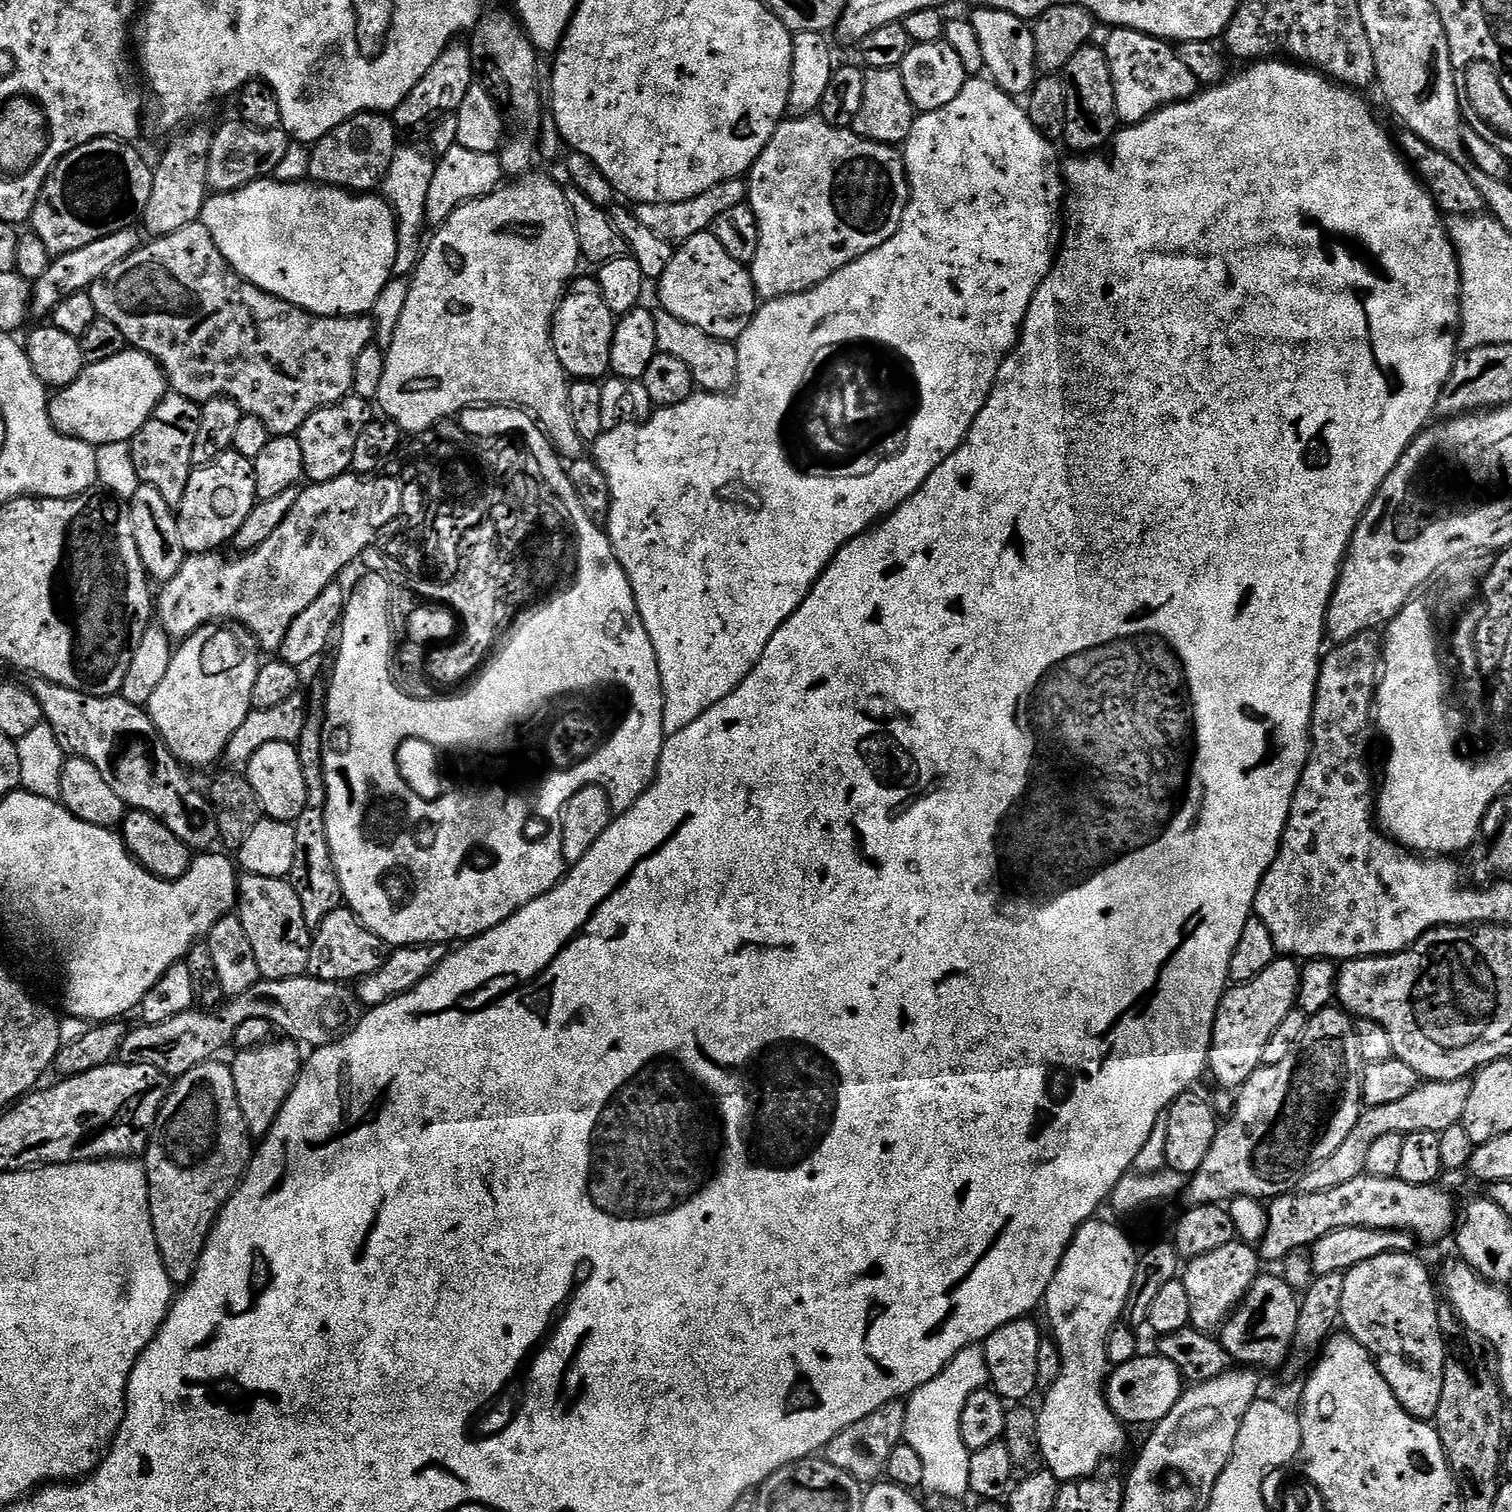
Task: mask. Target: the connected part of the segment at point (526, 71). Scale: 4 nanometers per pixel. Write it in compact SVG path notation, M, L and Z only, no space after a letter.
M507 7L505 8L496 8L493 12L492 9L486 10L480 15L480 21L477 22L474 31L471 33L471 36L473 36L472 40L470 39L470 47L477 57L489 56L492 59L492 64L496 67L501 82L508 87L508 104L512 107L512 122L510 118L510 127L499 146L498 155L505 177L519 178L533 167L532 159L536 160L538 156L537 144L540 141L543 108L538 96L537 71L538 64L542 60L538 55L538 50L530 42L530 38L524 33L524 27L520 25L519 19Z

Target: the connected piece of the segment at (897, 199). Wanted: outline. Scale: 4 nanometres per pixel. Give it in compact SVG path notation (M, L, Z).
M796 114L791 118L781 120L770 142L766 142L762 154L758 154L758 158L746 176L748 186L746 202L754 210L754 218L758 218L758 252L754 254L750 271L756 287L756 295L764 302L776 300L780 296L793 296L798 292L808 292L815 284L829 280L838 270L842 270L842 266L882 246L882 242L886 242L898 230L910 195L908 171L904 168L904 157L899 147L862 138L857 132L852 131L851 127L831 124L818 114Z

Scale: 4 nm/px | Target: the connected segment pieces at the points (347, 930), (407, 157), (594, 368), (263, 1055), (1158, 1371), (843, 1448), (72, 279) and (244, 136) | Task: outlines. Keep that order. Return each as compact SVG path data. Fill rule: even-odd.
M347 906L335 908L314 930L307 975L326 982L355 982L384 965L386 945Z
M427 143L404 144L396 149L390 162L390 170L386 170L386 178L382 185L382 195L396 215L396 241L398 254L394 262L394 273L397 277L407 277L415 269L420 260L422 240L420 235L426 229L426 198L430 194L430 181L434 179L434 170L438 156Z
M581 275L569 283L552 316L552 345L558 362L562 362L569 377L577 380L599 381L610 372L610 346L616 320L610 306L602 298L602 290L591 275Z
M280 1038L280 1041L259 1044L253 1048L239 1049L236 1057L230 1060L232 1077L234 1078L234 1090L238 1094L238 1106L242 1110L242 1118L248 1127L248 1134L253 1138L262 1138L274 1126L286 1098L290 1098L290 1090L294 1090L296 1079L302 1067L301 1045L295 1040Z
M1139 1354L1132 1361L1113 1367L1104 1385L1104 1396L1108 1399L1110 1410L1125 1426L1155 1426L1159 1420L1166 1418L1166 1414L1170 1414L1170 1410L1174 1410L1180 1393L1185 1391L1186 1381L1178 1366L1158 1354L1151 1355Z
M891 1400L886 1406L878 1406L878 1410L866 1414L866 1418L858 1418L854 1426L846 1426L822 1450L823 1459L830 1461L838 1470L846 1470L855 1480L876 1482L884 1476L886 1461L890 1459L894 1446L904 1439L906 1426L906 1404L904 1400Z
M132 226L120 228L116 232L106 234L101 240L86 242L86 246L78 246L78 250L70 250L66 254L55 257L46 270L46 274L42 274L42 278L38 278L31 285L31 315L33 317L51 317L53 310L64 296L91 289L94 281L101 280L106 274L106 270L110 270L110 266L118 266L118 262L122 262L122 258L134 254L134 250L140 247L142 236L139 231L136 233L136 230Z
M239 118L228 120L220 129L212 132L212 141L206 162L208 187L213 193L233 192L235 188L244 188L255 180L271 177L278 162L286 154L290 137L283 127L255 128L245 124Z

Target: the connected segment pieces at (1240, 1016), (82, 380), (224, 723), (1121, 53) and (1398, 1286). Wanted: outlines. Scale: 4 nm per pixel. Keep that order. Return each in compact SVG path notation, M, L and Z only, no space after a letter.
M1278 958L1258 978L1245 984L1229 987L1220 999L1212 1031L1212 1045L1208 1055L1208 1072L1224 1088L1238 1090L1262 1067L1262 1050L1270 1042L1270 1034L1278 1030L1282 1018L1296 1007L1300 985L1300 964L1292 958Z
M126 348L113 358L85 365L82 374L70 386L59 389L49 399L48 413L51 424L60 433L74 437L76 440L85 441L93 447L97 448L106 442L131 441L152 416L157 402L166 394L167 388L164 372L161 371L160 364L152 356L133 348Z
M235 622L203 624L194 635L173 651L166 676L154 690L146 711L160 731L165 746L181 764L204 768L207 764L214 763L219 756L221 759L225 755L234 730L238 730L238 726L246 722L249 712L253 711L254 678L258 678L261 663L262 649L252 637L252 631L244 624Z
M1113 27L1109 32L1112 33L1108 41L1103 41L1102 47L1110 66L1117 121L1125 125L1137 124L1156 109L1178 100L1188 100L1196 94L1198 83L1194 74L1178 58L1175 47L1169 41L1147 36L1133 28Z
M1391 1252L1390 1254L1378 1254L1378 1258L1370 1258L1366 1262L1358 1262L1358 1266L1354 1266L1351 1270L1344 1273L1346 1283L1342 1289L1342 1310L1340 1318L1347 1335L1355 1338L1357 1342L1363 1344L1368 1349L1373 1360L1375 1360L1378 1370L1382 1374L1382 1378L1386 1378L1386 1382L1390 1386L1390 1390L1394 1390L1394 1398L1398 1398L1398 1402L1402 1407L1410 1413L1416 1420L1425 1422L1435 1421L1438 1414L1438 1402L1442 1402L1442 1386L1444 1385L1444 1366L1446 1363L1446 1355L1444 1356L1444 1339L1446 1333L1440 1323L1441 1309L1436 1308L1436 1292L1438 1296L1438 1288L1432 1285L1432 1276L1428 1273L1428 1268L1422 1261L1412 1252Z

